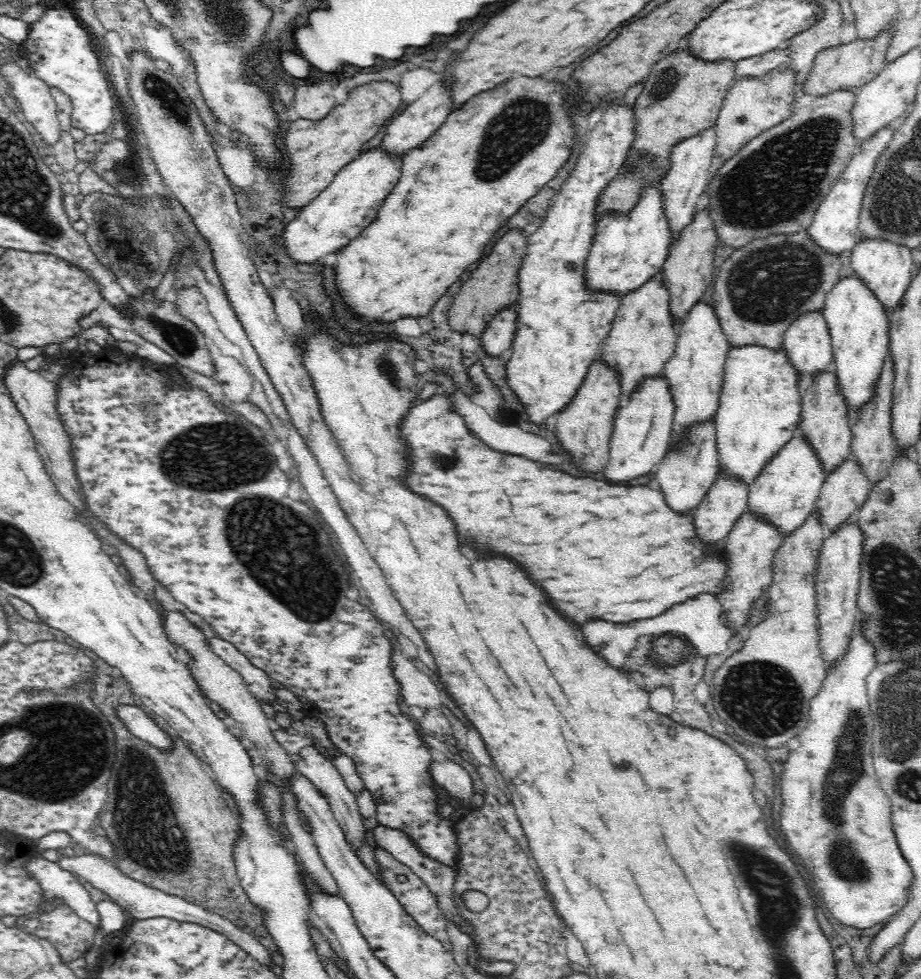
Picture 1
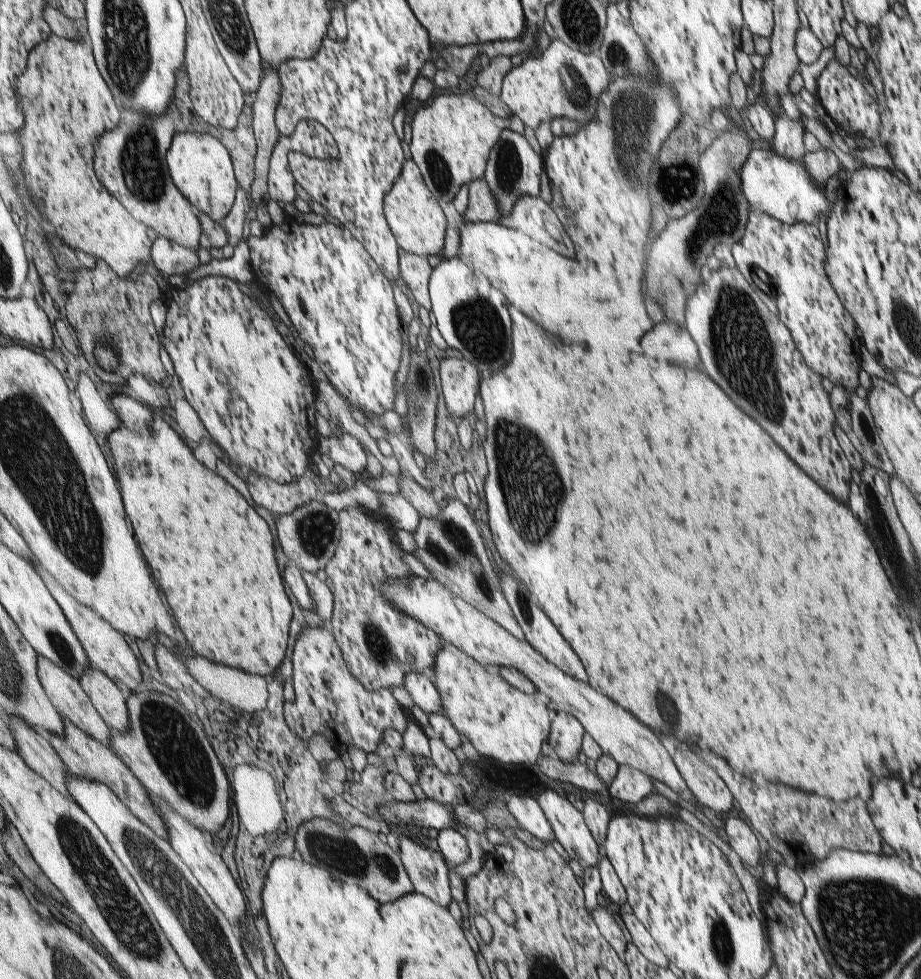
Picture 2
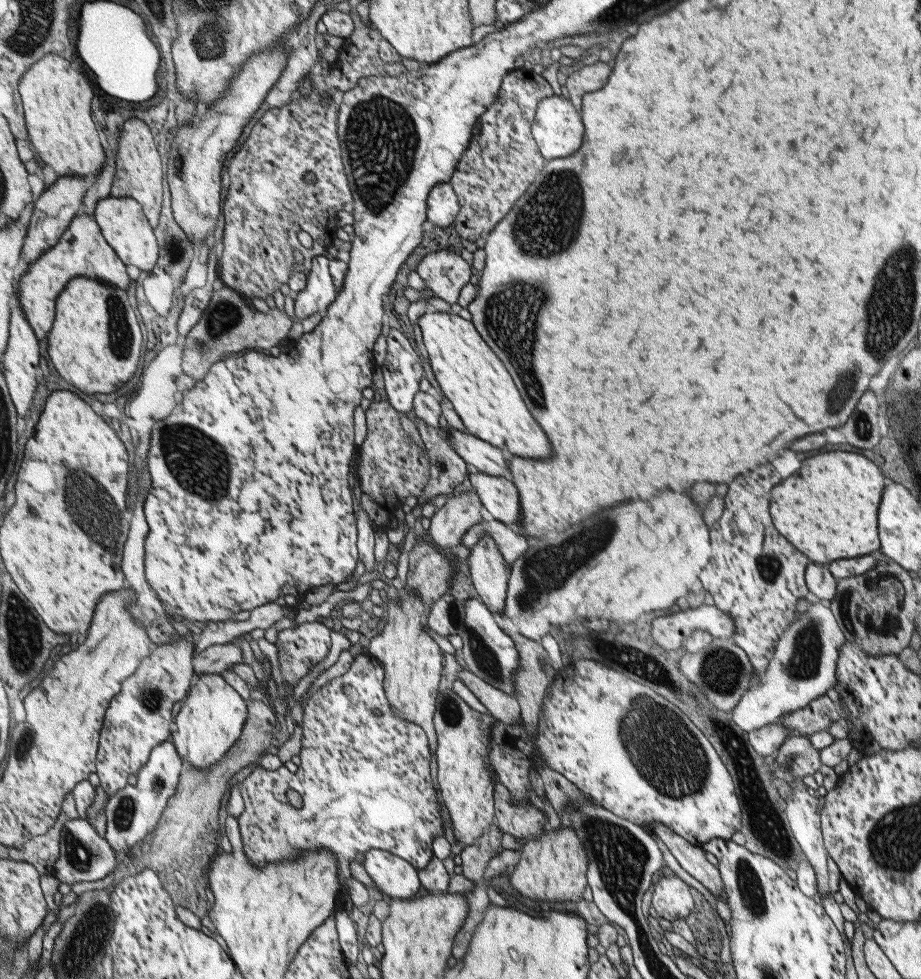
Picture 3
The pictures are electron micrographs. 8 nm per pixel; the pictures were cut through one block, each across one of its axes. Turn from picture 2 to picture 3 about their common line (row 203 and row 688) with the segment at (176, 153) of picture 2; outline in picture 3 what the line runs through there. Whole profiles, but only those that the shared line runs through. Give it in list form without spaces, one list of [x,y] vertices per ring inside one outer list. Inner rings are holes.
[[[203,673],[193,684],[193,691],[189,691],[188,699],[178,711],[171,740],[176,744],[186,766],[208,770],[219,764],[229,754],[229,750],[240,742],[248,714],[248,701],[222,674]]]

